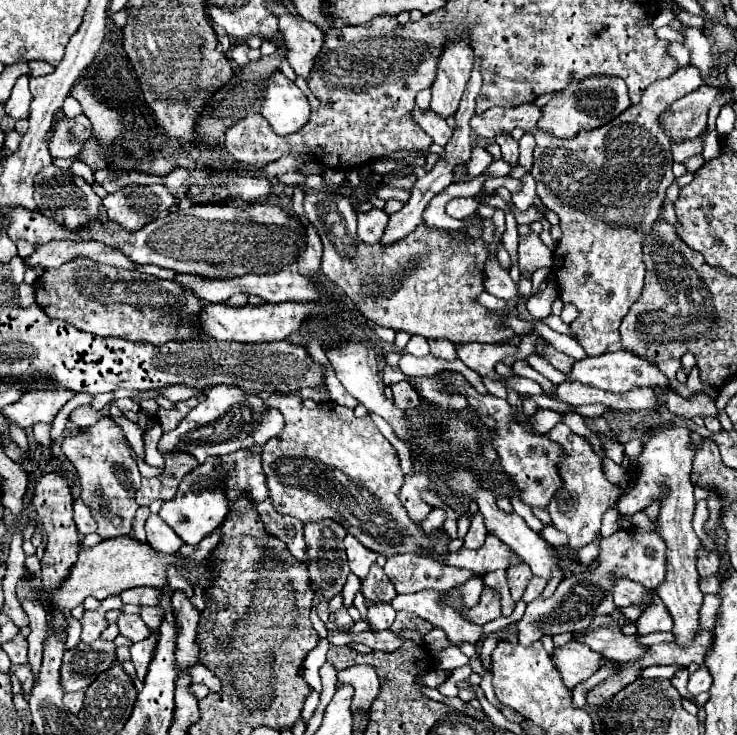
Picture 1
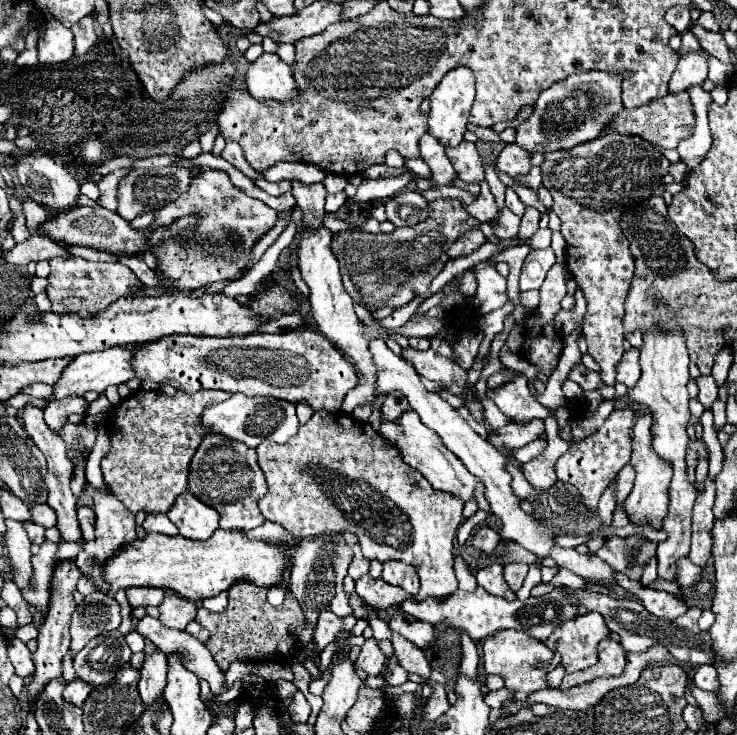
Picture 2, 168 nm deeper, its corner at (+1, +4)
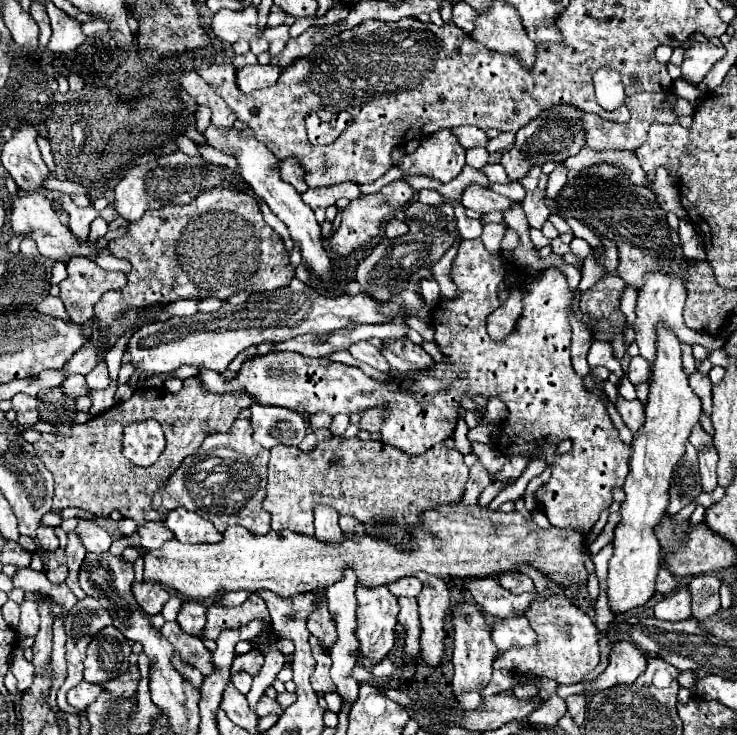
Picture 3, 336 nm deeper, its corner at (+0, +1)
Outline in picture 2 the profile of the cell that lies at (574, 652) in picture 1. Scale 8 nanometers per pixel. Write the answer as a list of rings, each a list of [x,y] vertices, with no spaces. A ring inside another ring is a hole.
[[[605,639],[603,643],[599,643],[599,661],[597,661],[597,665],[593,665],[589,669],[583,669],[583,671],[569,673],[563,679],[561,689],[583,685],[583,683],[589,683],[597,677],[619,677],[623,673],[623,667],[625,667],[625,655],[627,653],[623,651],[619,641]]]

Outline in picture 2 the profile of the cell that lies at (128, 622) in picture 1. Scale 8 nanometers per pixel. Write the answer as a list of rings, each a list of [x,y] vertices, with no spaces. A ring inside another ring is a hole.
[[[143,617],[139,619],[139,633],[147,639],[151,639],[163,653],[177,653],[183,659],[183,665],[193,671],[199,679],[205,679],[211,685],[211,691],[215,695],[225,693],[225,673],[215,663],[211,651],[193,635],[187,631],[171,631],[169,627],[163,627],[159,619]]]

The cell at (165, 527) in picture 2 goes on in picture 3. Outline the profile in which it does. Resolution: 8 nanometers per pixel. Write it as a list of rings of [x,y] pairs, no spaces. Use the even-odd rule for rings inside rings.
[[[148,522],[144,526],[138,528],[138,534],[142,538],[142,546],[146,550],[154,550],[154,548],[160,548],[166,540],[174,538],[174,534],[166,528],[166,524],[156,524],[156,522]]]

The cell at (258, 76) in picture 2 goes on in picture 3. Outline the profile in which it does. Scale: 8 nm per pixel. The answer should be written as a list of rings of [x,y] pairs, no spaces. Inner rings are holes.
[[[254,64],[254,66],[244,66],[236,72],[236,82],[240,84],[242,92],[254,92],[258,88],[270,88],[278,82],[282,74],[280,66],[272,66],[272,64]]]

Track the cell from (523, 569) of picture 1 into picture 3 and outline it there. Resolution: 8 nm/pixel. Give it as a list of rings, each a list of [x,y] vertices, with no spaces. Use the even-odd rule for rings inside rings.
[[[504,572],[500,574],[500,584],[512,594],[522,594],[534,590],[534,582],[522,572]]]

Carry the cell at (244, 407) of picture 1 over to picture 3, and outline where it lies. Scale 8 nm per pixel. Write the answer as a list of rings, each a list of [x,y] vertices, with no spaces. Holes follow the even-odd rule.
[[[250,406],[250,424],[252,424],[252,438],[260,442],[264,448],[274,448],[278,444],[284,446],[298,446],[306,434],[304,418],[298,412],[280,406]]]

